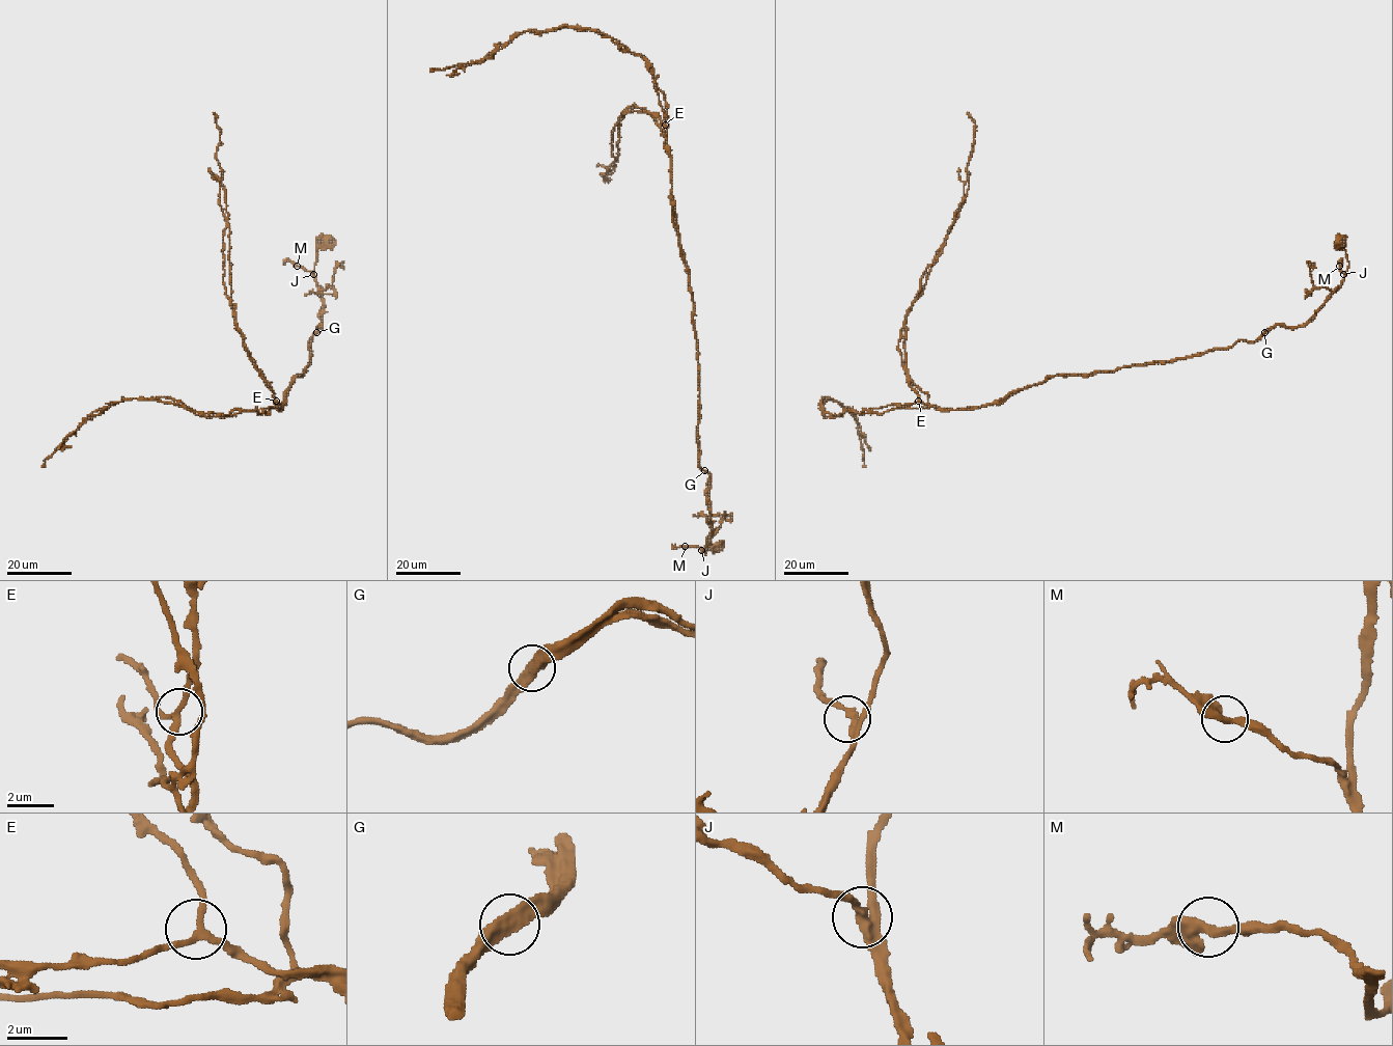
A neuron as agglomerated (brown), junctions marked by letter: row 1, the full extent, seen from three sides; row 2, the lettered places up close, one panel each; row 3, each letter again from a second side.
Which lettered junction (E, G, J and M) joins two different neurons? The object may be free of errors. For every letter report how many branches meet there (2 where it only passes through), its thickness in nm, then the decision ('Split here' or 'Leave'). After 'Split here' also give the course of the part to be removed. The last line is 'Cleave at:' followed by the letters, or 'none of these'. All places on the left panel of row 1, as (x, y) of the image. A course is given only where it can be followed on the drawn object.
E: Branches: 3. Thickness 200 nm. Leave
G: Branches: 2. Thickness 400 nm. Split here. Course of the part to remove: (316, 332), (309, 364), (293, 379), (281, 410), (206, 416), (131, 397), (91, 413), (42, 467)
J: Branches: 3. Thickness 280 nm. Leave
M: Branches: 2. Thickness 400 nm. Leave
Cleave at: G

